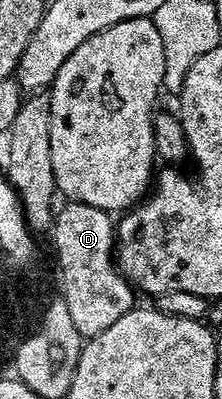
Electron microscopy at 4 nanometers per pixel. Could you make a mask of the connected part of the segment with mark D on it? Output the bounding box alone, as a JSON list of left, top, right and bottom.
[51,201,135,338]

